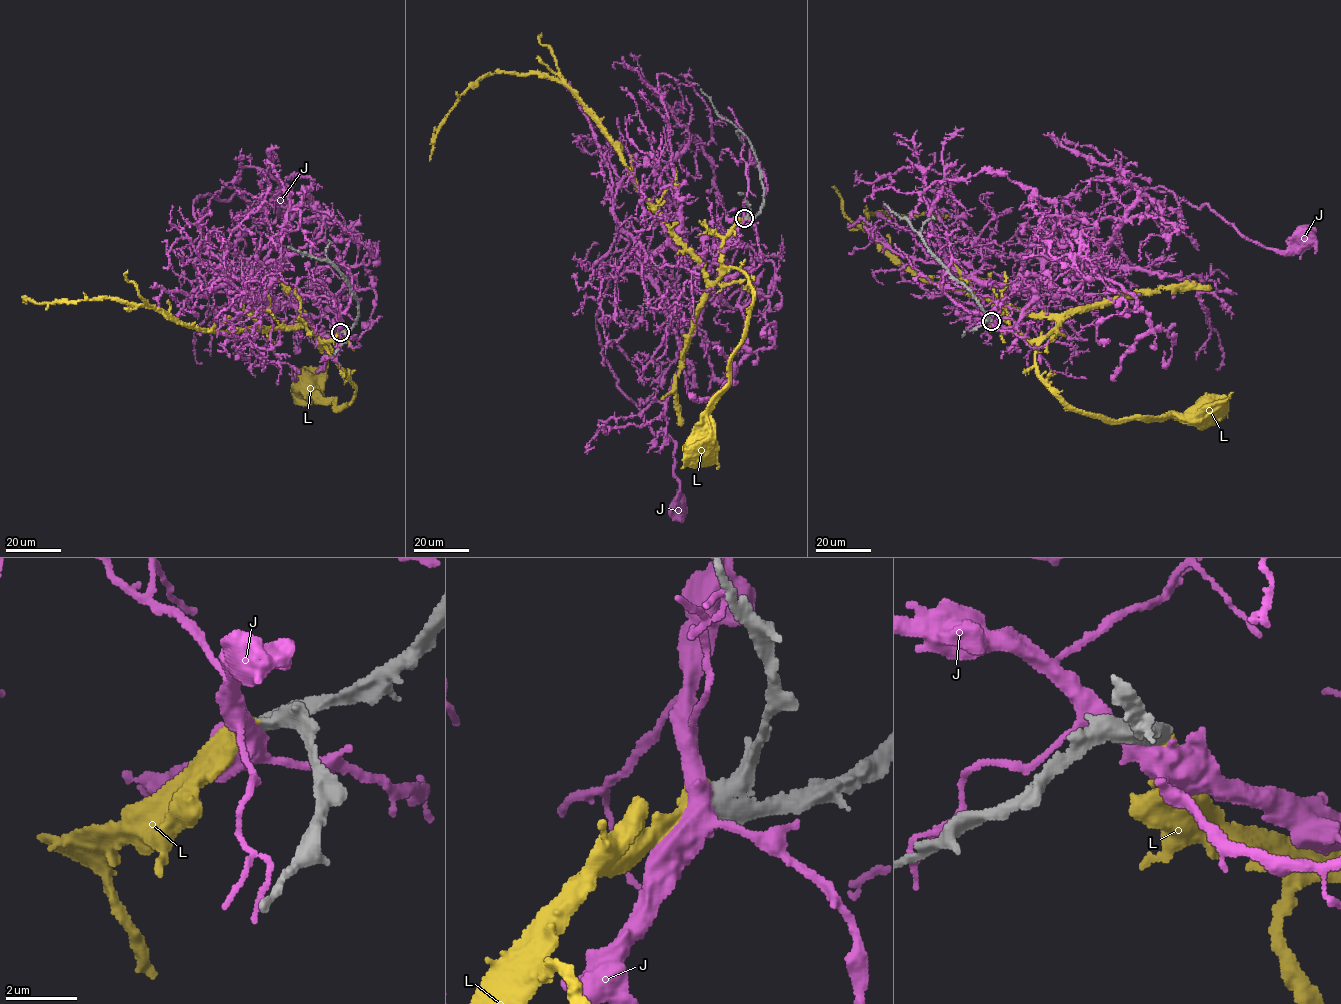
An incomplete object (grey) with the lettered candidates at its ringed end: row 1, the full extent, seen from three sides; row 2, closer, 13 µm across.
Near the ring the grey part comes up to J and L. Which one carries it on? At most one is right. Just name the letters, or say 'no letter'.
L

